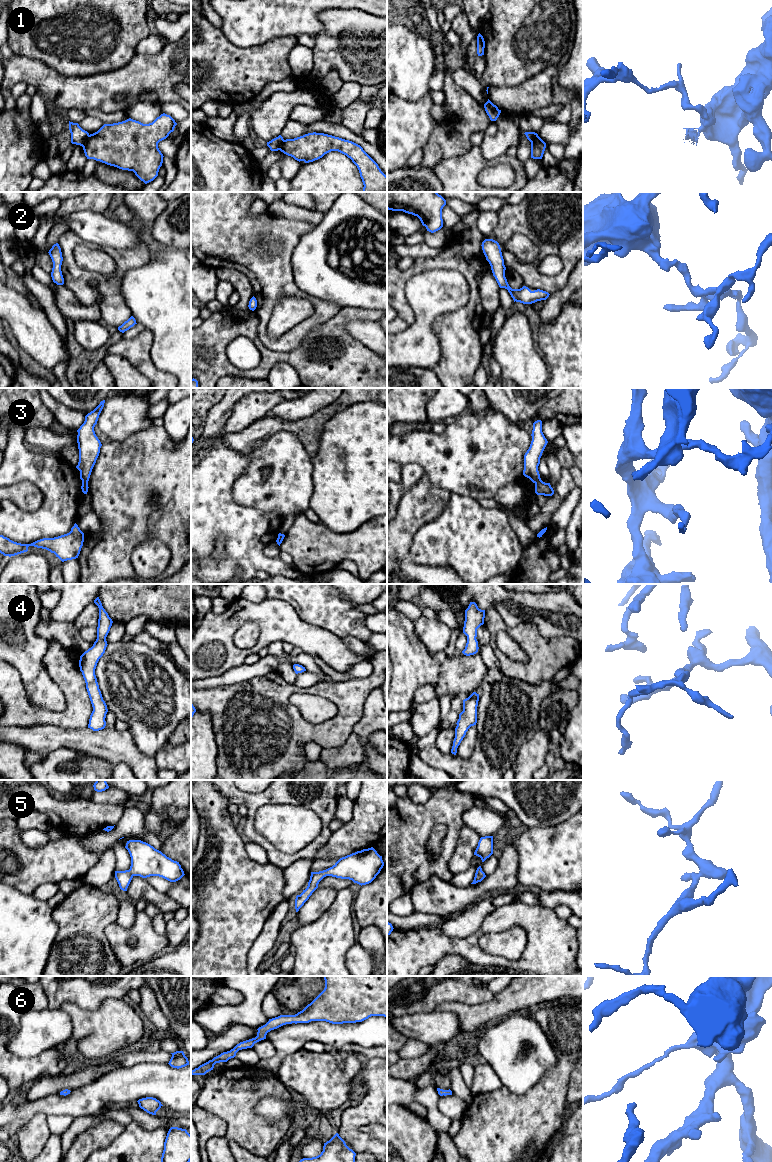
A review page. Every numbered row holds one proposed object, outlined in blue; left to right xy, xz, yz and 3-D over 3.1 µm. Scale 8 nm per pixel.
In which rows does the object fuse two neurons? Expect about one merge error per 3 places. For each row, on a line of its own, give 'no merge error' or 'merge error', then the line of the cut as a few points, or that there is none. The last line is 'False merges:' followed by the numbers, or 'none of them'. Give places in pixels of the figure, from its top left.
1: merge error | xy (89, 135), (87, 140), (81, 145)
2: no merge error | no cut
3: merge error | yz (540, 478), (534, 482)
4: no merge error | no cut
5: no merge error | no cut
6: no merge error | no cut
False merges: 1, 3

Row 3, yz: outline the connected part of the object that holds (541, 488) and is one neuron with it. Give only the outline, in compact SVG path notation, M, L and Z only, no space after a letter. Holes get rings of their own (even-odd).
M541 479L535 482L535 493L537 495L552 496L554 490L550 483L545 483Z

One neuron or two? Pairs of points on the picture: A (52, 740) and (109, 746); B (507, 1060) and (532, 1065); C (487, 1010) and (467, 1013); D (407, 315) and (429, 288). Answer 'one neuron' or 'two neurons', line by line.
A: one neuron
B: one neuron
C: one neuron
D: two neurons

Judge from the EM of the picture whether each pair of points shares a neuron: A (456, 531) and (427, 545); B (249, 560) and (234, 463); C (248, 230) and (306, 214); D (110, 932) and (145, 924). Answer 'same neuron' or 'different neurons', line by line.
A: same neuron
B: same neuron
C: different neurons
D: same neuron

